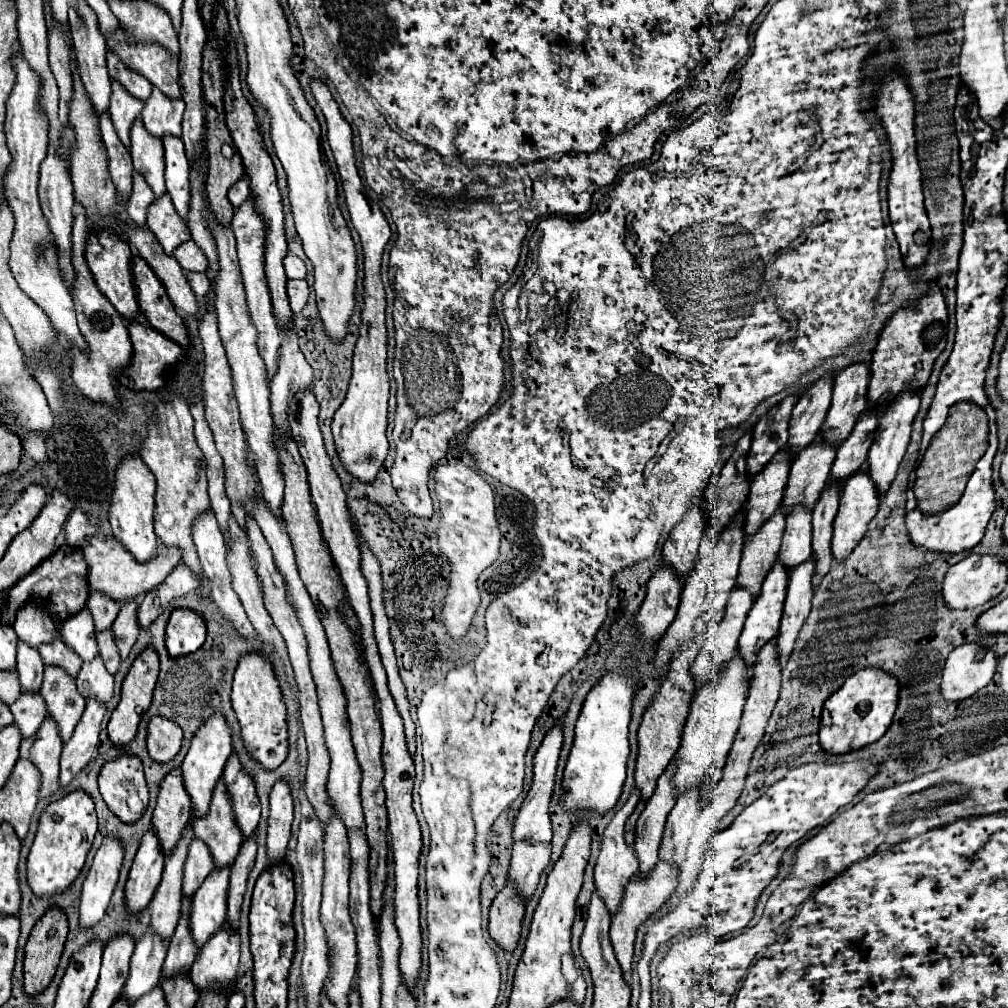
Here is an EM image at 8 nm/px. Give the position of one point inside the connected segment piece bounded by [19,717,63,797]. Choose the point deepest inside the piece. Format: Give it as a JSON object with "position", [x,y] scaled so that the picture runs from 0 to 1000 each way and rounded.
{"position":[44,742]}

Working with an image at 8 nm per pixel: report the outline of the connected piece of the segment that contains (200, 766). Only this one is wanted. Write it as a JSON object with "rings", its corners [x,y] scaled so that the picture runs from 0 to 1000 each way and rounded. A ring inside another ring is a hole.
{"rings":[[[213,707],[209,711],[205,711],[201,715],[201,719],[195,723],[195,727],[189,733],[189,741],[186,745],[186,751],[180,759],[182,763],[182,775],[184,775],[184,783],[191,795],[193,801],[193,811],[201,811],[207,803],[207,795],[209,795],[209,787],[213,777],[217,775],[223,755],[227,753],[231,741],[229,741],[229,723],[225,713],[219,707]]]}

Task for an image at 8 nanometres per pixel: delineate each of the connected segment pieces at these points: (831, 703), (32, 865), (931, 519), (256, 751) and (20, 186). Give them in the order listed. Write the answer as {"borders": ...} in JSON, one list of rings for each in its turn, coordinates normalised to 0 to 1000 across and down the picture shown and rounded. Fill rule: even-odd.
{"borders":[[[[854,664],[846,668],[832,686],[828,686],[820,695],[818,703],[824,709],[824,717],[814,721],[813,735],[818,745],[840,747],[844,743],[854,743],[876,731],[880,721],[886,715],[890,695],[892,695],[892,678],[888,672],[882,672],[878,664]]],[[[74,783],[64,791],[61,791],[59,795],[49,797],[41,807],[35,834],[31,838],[31,846],[27,852],[27,874],[33,886],[41,890],[64,884],[78,868],[94,826],[96,826],[94,797],[86,785]]],[[[983,436],[983,439],[985,441],[981,445],[981,451],[977,453],[977,457],[981,457],[979,459],[981,463],[977,463],[977,459],[975,459],[975,465],[969,465],[963,471],[959,485],[953,491],[953,497],[949,497],[938,509],[930,509],[930,511],[916,509],[914,511],[914,505],[910,503],[906,487],[904,485],[900,487],[900,493],[902,493],[902,497],[900,497],[900,525],[902,525],[904,537],[910,543],[918,543],[922,547],[934,547],[934,549],[951,549],[955,545],[965,545],[975,535],[977,523],[989,503],[987,485],[985,485],[985,467],[983,467],[983,451],[989,449],[989,436]]],[[[245,648],[237,654],[229,695],[231,695],[233,709],[239,717],[239,729],[247,747],[251,747],[251,751],[265,763],[277,761],[287,747],[285,701],[279,693],[279,684],[277,684],[277,676],[271,666],[271,660],[263,650]]],[[[17,53],[13,57],[13,66],[17,72],[17,80],[15,80],[15,86],[13,86],[9,100],[7,100],[7,120],[5,120],[5,136],[7,136],[7,146],[13,154],[13,162],[5,174],[5,182],[3,182],[9,205],[15,213],[15,231],[13,231],[13,237],[9,243],[9,247],[11,247],[9,265],[11,265],[15,279],[19,281],[19,285],[47,311],[57,332],[63,338],[76,342],[80,348],[84,348],[86,342],[84,342],[84,336],[76,324],[70,291],[68,291],[64,279],[61,277],[61,271],[57,265],[57,251],[53,249],[53,243],[51,243],[53,235],[49,231],[49,223],[45,219],[45,213],[39,205],[39,195],[37,195],[39,164],[45,158],[47,142],[49,142],[47,116],[37,104],[41,78],[37,76],[37,72],[33,68],[29,68],[29,64],[21,57],[21,53]],[[37,243],[47,245],[45,253],[41,257],[37,255]]]]}

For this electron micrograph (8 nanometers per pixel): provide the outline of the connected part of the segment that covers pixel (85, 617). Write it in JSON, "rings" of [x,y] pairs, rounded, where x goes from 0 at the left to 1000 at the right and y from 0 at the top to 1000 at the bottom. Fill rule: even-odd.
{"rings":[[[82,602],[78,608],[70,610],[66,616],[63,616],[61,632],[82,656],[88,656],[96,650],[92,612],[86,602]]]}

